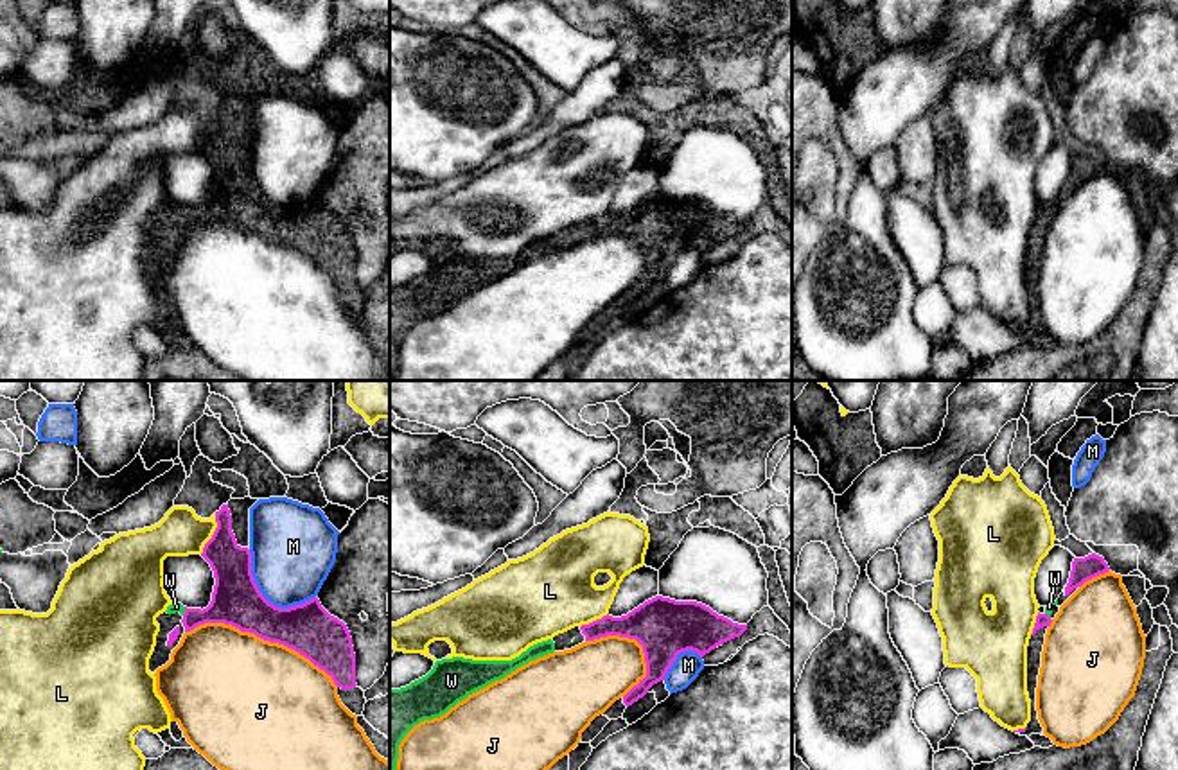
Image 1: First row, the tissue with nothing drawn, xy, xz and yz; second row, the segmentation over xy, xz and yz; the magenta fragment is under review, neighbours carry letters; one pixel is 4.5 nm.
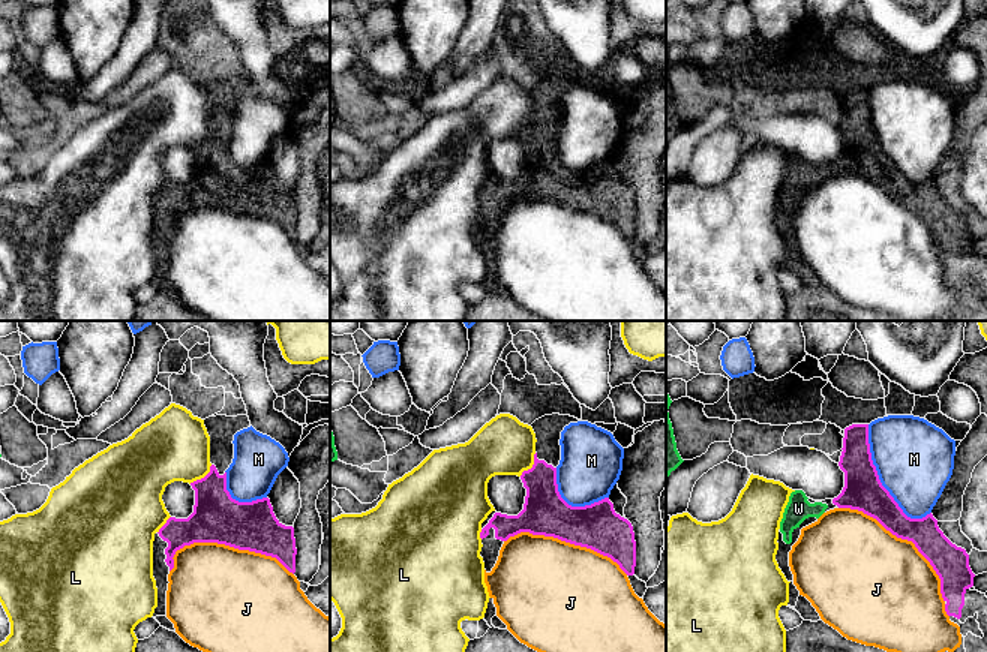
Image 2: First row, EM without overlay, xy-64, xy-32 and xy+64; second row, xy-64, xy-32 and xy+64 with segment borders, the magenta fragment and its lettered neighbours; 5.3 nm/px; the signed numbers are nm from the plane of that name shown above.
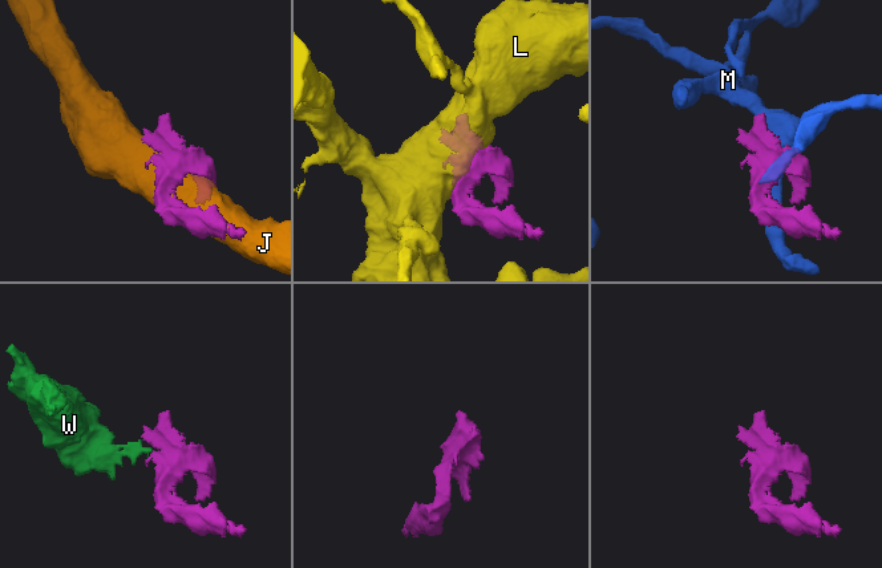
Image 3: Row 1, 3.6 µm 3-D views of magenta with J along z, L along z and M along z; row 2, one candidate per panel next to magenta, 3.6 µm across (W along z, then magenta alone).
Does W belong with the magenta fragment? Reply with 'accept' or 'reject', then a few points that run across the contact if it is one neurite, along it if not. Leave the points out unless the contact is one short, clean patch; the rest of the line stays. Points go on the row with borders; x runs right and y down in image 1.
accept; line xy (236, 600), (210, 614), (185, 611), (176, 607)

